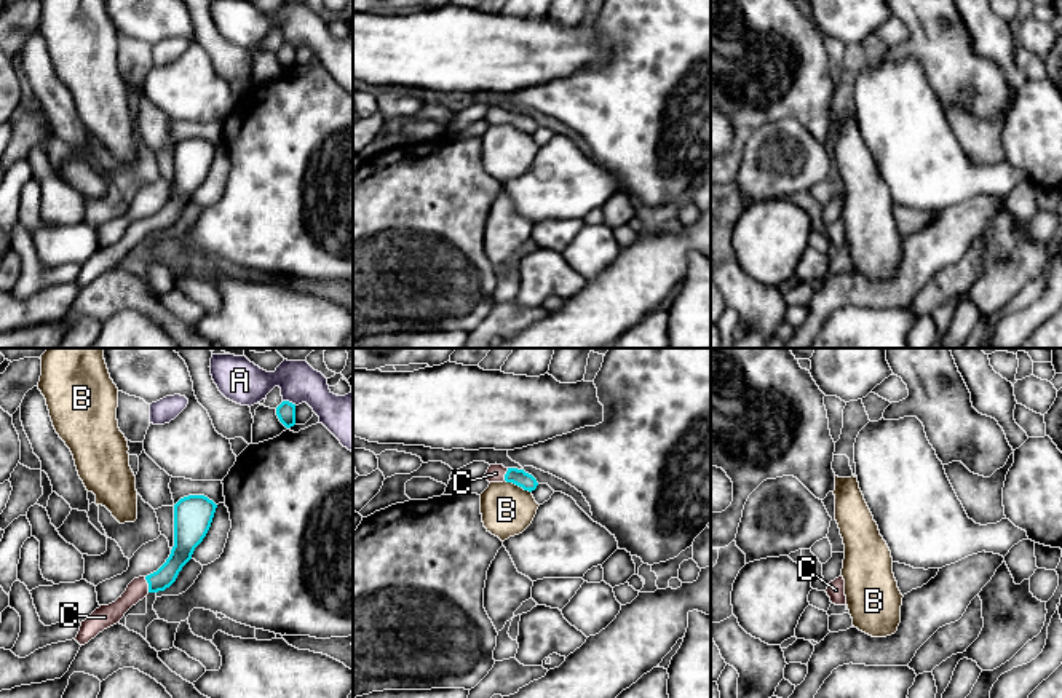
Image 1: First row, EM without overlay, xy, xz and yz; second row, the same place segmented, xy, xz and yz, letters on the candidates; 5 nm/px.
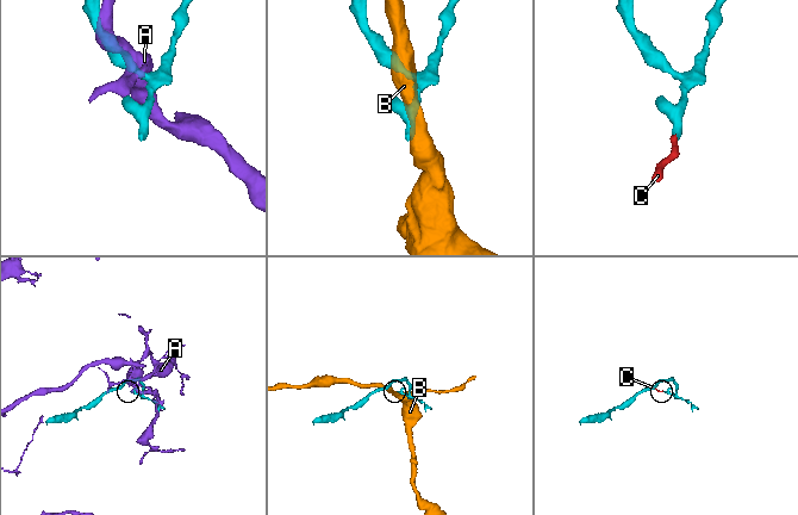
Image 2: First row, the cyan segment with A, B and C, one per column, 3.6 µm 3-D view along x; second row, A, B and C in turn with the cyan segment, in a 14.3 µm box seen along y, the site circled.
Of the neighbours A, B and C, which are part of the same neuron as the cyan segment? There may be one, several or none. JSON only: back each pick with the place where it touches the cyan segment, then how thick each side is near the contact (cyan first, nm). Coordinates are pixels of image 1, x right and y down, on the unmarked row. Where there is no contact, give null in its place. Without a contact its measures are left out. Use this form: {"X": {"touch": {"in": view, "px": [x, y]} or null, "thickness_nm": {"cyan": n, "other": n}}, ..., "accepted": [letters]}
{"C": {"touch": {"in": "xy", "px": [149, 227]}, "thickness_nm": {"cyan": 110, "other": 100}}, "accepted": ["C"]}

